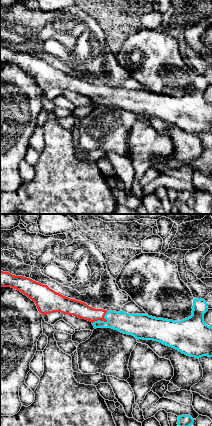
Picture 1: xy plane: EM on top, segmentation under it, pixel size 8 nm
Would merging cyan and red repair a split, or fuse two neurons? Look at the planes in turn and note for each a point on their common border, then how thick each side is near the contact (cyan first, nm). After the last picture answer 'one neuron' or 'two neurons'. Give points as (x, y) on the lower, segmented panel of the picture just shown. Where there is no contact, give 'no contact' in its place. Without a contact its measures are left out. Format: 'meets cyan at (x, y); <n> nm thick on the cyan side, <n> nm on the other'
meets cyan at (103, 321); 180 nm thick on the cyan side, 130 nm on the other

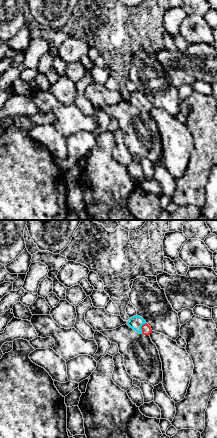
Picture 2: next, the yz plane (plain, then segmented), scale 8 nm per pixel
meets cyan at (140, 328); 110 nm thick on the cyan side, 80 nm on the other

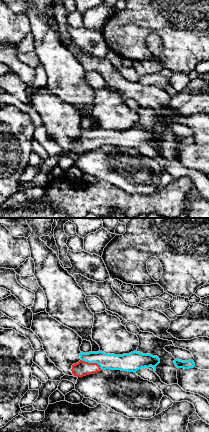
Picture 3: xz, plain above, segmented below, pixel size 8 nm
meets cyan at (92, 362); 130 nm thick on the cyan side, 120 nm on the other

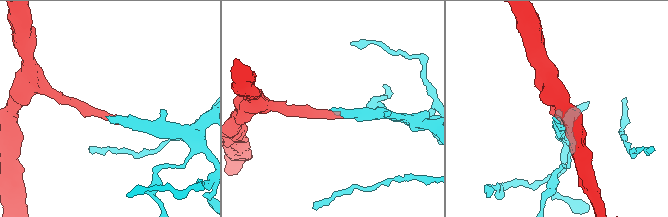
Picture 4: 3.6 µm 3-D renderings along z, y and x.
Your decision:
one neuron

